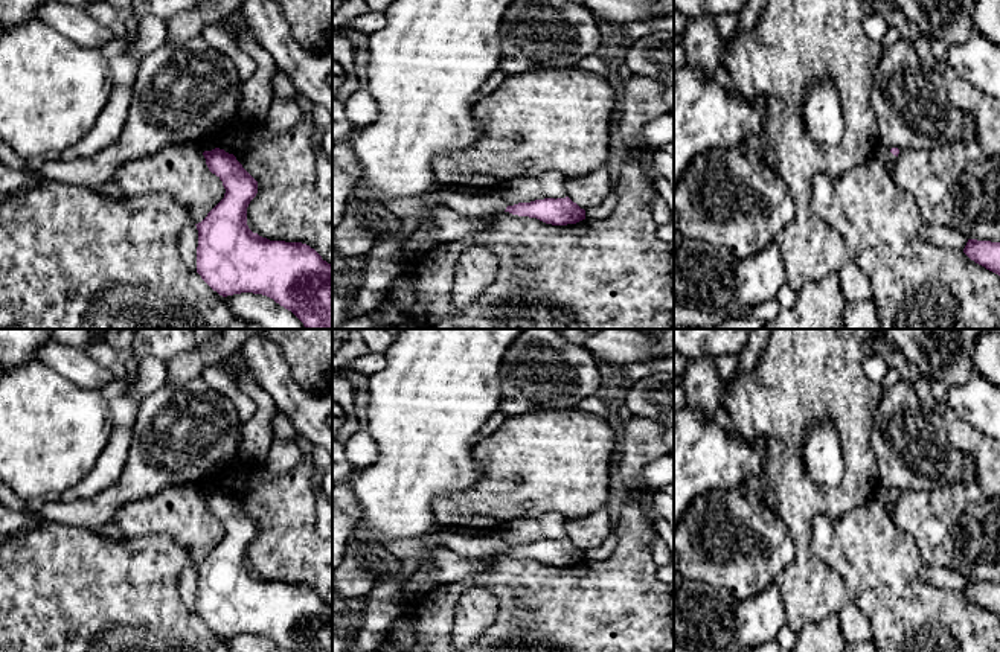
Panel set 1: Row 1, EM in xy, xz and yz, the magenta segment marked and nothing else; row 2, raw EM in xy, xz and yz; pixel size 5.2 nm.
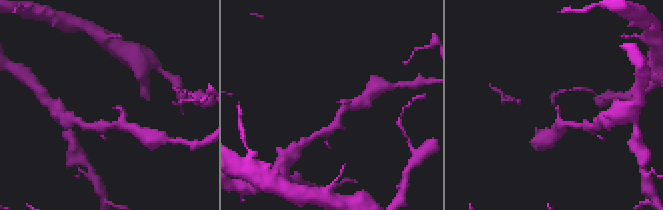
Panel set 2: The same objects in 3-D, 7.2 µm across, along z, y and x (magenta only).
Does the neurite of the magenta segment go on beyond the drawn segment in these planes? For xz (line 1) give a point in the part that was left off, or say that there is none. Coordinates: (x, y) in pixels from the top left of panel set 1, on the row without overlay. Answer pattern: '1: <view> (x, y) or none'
1: xz (468, 543)

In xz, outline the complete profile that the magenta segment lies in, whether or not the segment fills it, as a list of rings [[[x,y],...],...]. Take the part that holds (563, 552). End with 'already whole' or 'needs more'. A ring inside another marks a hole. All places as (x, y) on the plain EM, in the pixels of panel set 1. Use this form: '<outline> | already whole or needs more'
[[[439,527],[434,533],[441,538],[444,547],[468,558],[495,558],[502,553],[509,553],[518,558],[537,559],[552,567],[576,565],[585,561],[585,551],[569,538],[508,547],[495,529]]] | needs more

